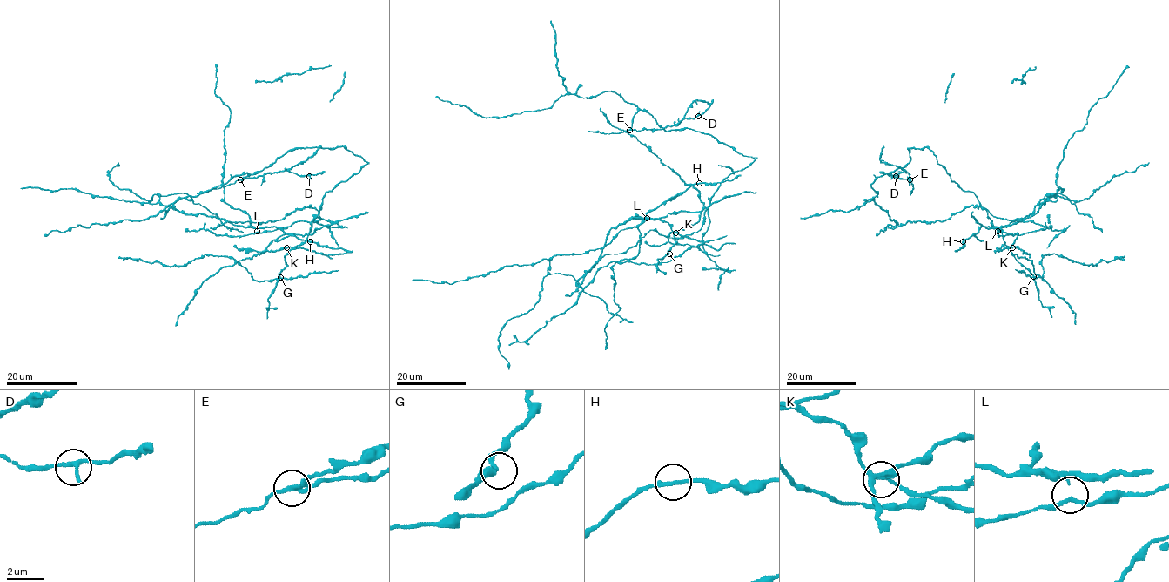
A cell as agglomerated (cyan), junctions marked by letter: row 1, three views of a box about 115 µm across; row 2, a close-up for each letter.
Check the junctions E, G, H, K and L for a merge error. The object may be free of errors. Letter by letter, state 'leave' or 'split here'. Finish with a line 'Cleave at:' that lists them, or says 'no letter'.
E: split here
G: leave
H: leave
K: leave
L: leave
Cleave at: E

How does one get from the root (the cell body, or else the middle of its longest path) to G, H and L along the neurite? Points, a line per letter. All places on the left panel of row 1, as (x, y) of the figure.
G: (328, 192), (322, 198), (322, 205), (312, 222), (307, 238), (285, 257), (285, 267), (280, 277)
H: (328, 192), (311, 221), (298, 220), (260, 233), (256, 227), (276, 226), (310, 241)
L: (328, 192), (322, 198), (318, 214), (311, 221), (298, 220), (275, 230), (257, 231)

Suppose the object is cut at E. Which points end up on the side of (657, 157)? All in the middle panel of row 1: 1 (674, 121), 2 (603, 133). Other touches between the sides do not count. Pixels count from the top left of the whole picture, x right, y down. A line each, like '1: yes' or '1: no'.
1: no
2: no

